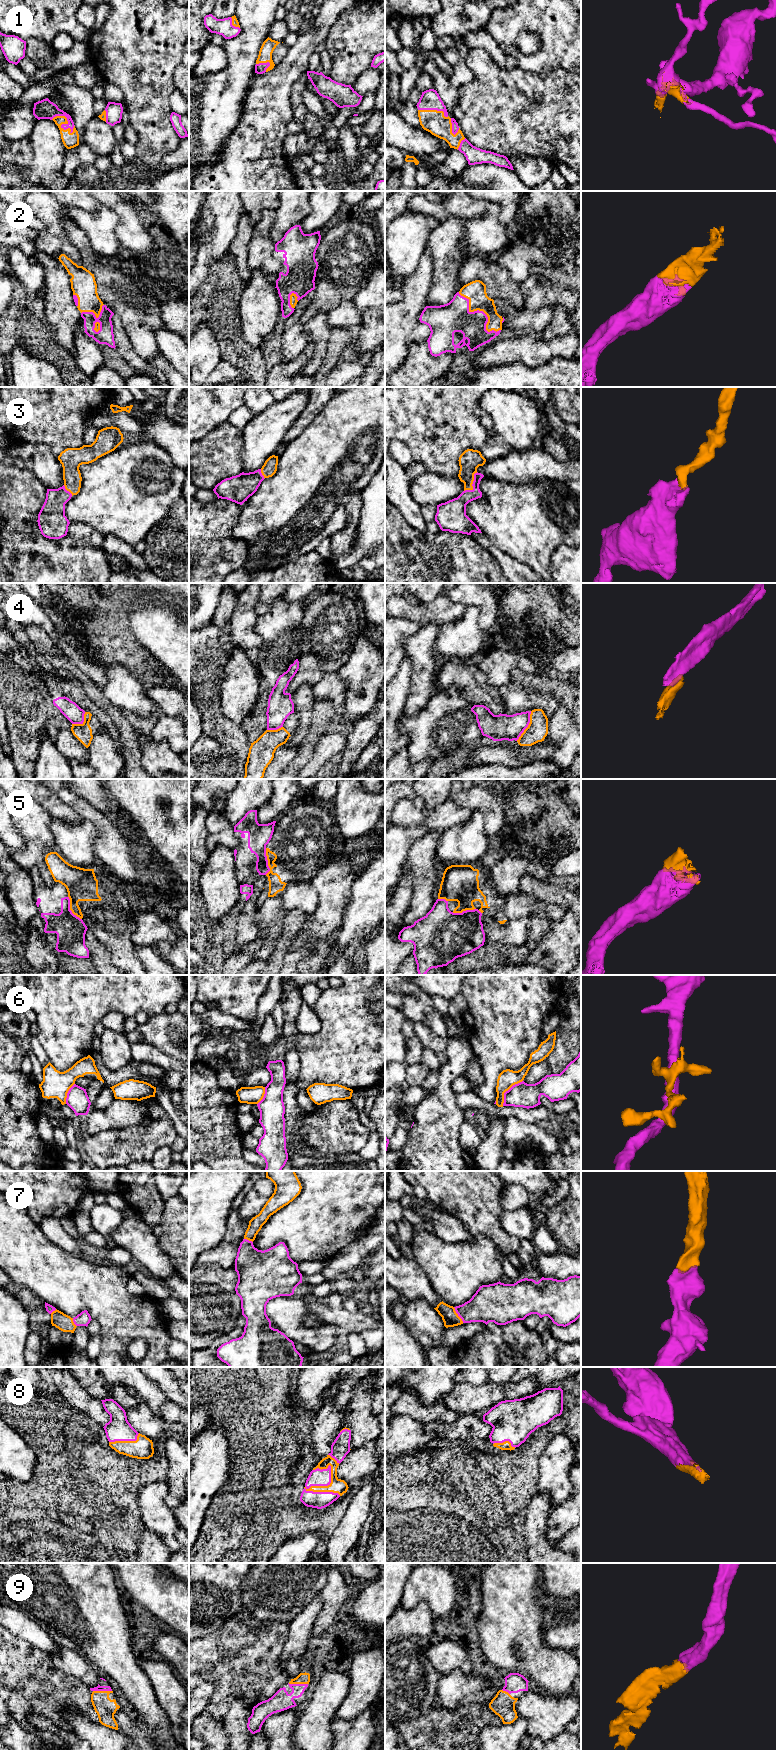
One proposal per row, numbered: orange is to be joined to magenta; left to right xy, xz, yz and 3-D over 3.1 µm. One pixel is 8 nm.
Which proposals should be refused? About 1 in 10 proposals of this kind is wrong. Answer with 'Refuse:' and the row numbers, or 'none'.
Refuse: 4, 5, 6

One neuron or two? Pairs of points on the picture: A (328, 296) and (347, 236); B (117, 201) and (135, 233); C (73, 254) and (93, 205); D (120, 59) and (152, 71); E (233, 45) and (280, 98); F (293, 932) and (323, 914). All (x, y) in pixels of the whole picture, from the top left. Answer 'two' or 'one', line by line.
A: one
B: one
C: two
D: one
E: two
F: two

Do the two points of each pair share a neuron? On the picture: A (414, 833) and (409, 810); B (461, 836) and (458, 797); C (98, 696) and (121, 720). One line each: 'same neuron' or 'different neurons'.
A: different neurons
B: different neurons
C: same neuron

